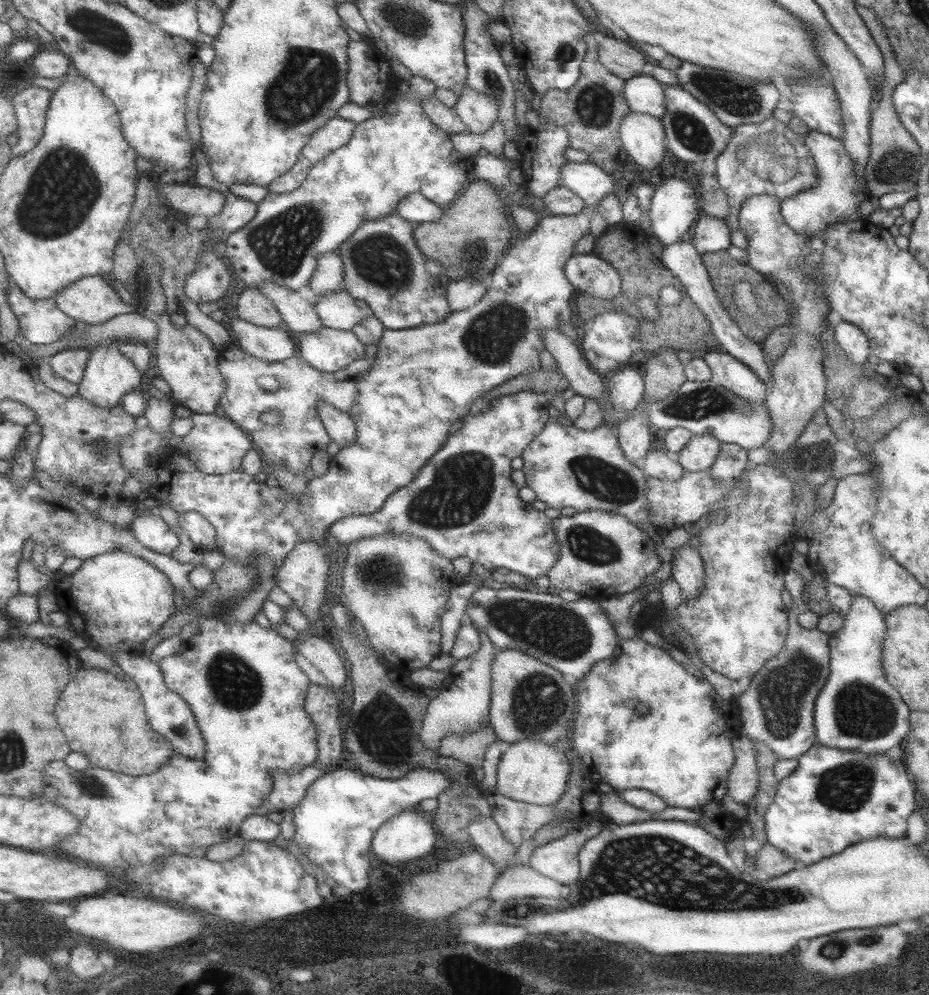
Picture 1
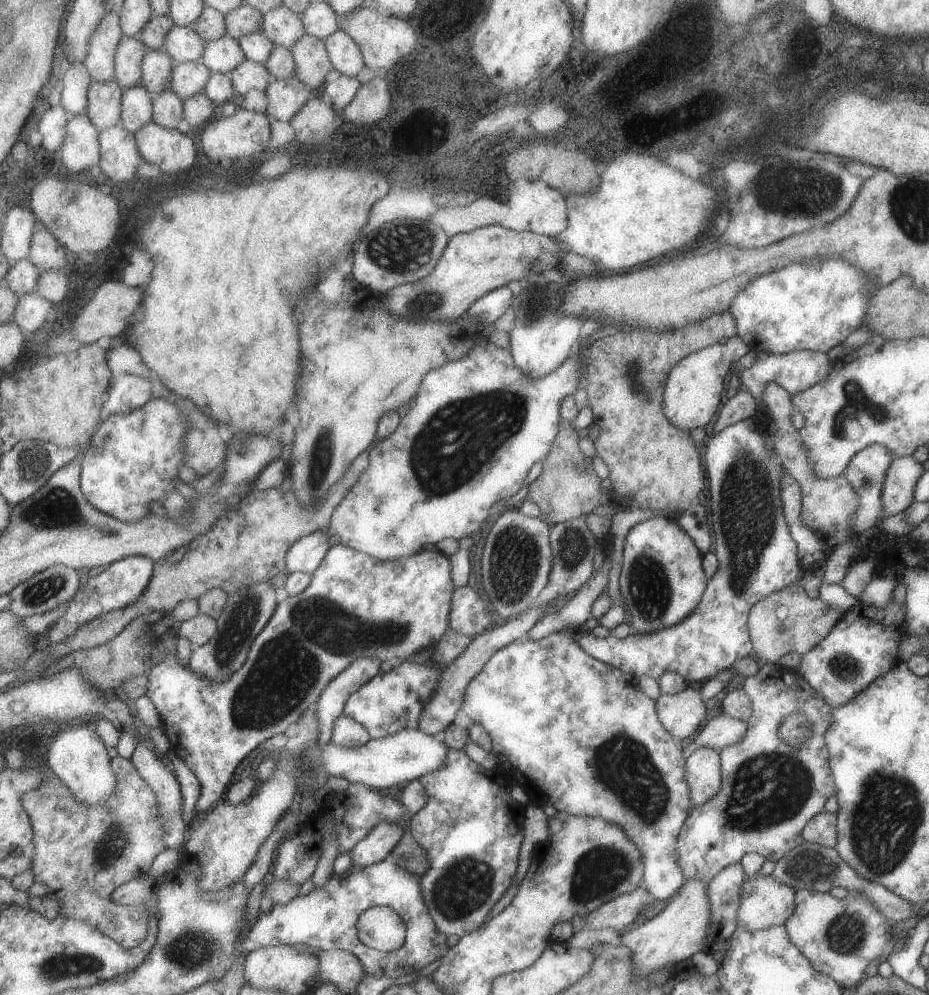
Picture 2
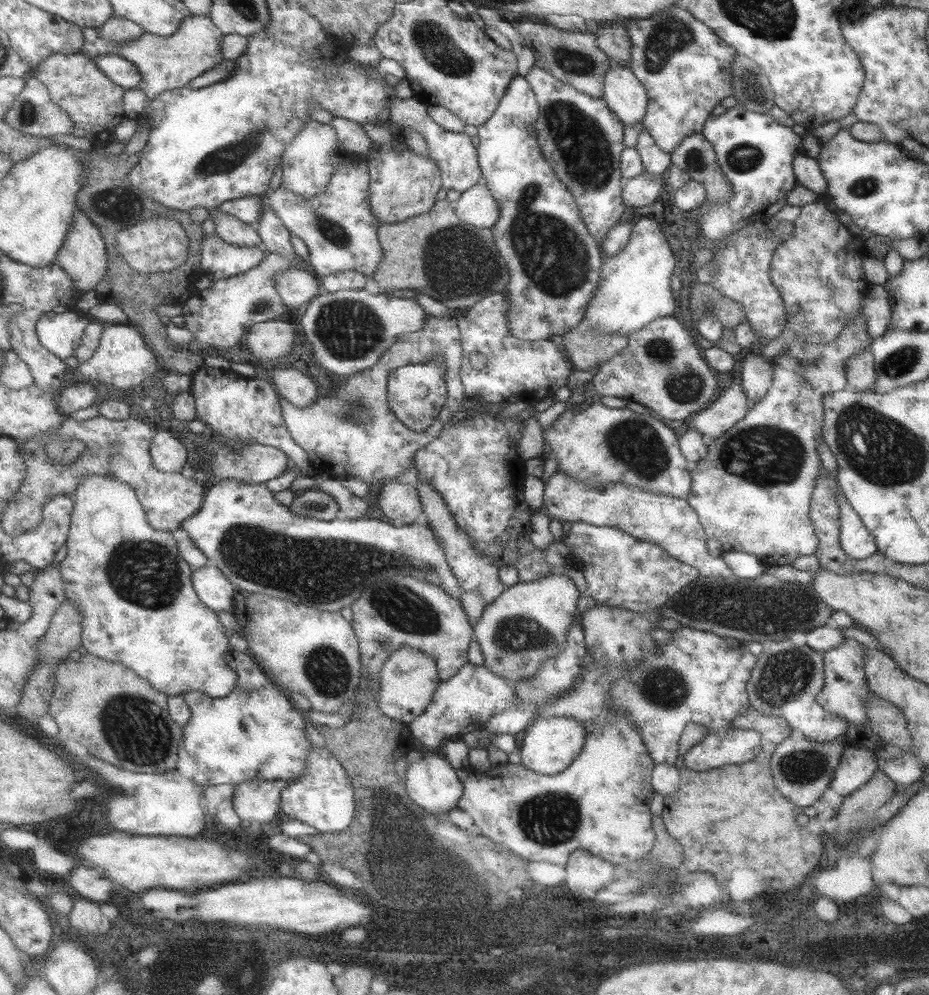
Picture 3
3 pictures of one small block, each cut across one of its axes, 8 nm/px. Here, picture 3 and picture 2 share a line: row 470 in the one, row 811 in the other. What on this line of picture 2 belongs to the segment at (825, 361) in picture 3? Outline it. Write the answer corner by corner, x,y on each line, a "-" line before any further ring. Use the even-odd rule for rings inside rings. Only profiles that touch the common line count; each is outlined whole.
759,664
759,670
745,678
743,692
751,700
753,714
747,720
747,730
737,744
725,746
719,750
721,758
721,788
719,792
707,800
703,806
695,808
691,816
687,816
685,826
677,838
677,858
679,868
685,880
699,878
701,882
711,882
723,868
731,864
739,864
745,854
759,854
765,860
779,862
787,852
797,848
803,842
803,828
805,824
825,812
825,802
835,794
835,782
829,768
829,750
825,746
825,730
831,724
831,706
809,686
809,682
799,672
789,672
779,668
777,664
-
793,712
801,712
807,716
813,734
807,742
793,750
785,742
779,740
777,728
783,718

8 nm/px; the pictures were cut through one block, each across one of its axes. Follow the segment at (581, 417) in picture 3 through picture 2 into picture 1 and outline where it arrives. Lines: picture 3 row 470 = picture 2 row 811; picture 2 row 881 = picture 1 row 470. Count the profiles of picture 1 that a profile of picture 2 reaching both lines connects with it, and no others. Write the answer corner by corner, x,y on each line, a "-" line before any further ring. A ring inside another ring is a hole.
651,446
643,462
643,470
649,478
657,480
679,480
685,474
685,468
679,464
677,456
667,454
661,446

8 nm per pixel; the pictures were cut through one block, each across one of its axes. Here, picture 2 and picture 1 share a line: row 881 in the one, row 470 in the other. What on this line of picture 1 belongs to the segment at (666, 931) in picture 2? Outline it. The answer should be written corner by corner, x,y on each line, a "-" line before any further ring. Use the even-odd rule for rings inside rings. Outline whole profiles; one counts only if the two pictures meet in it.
693,436
689,444
677,454
677,460
685,468
685,472
701,472
715,464
719,452
721,440
717,440
715,436

